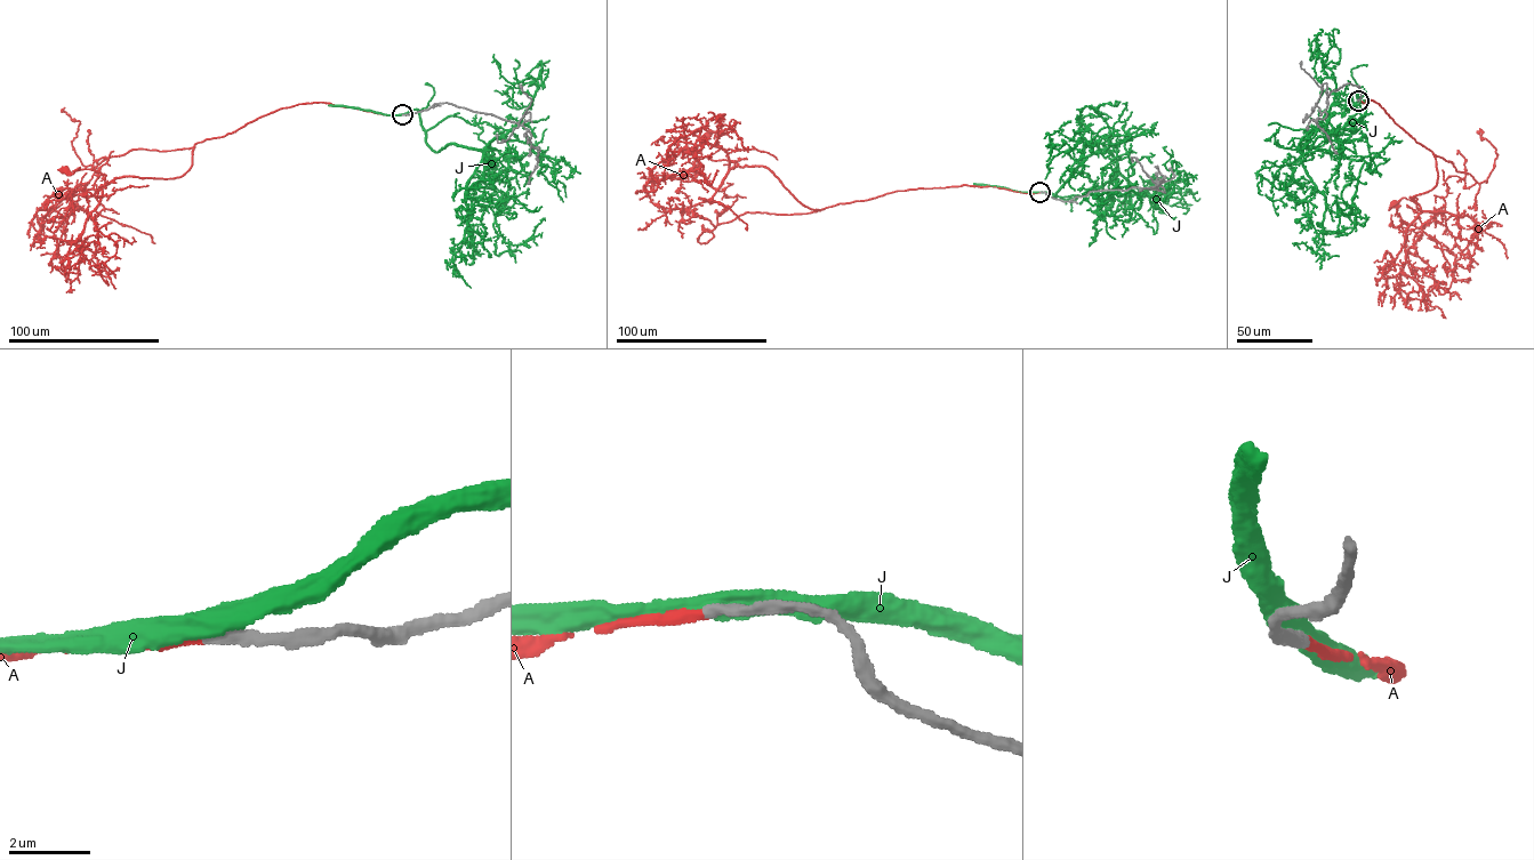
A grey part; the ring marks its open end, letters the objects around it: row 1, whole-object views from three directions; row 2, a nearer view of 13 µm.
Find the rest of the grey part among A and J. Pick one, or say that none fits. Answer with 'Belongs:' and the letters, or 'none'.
Belongs: A

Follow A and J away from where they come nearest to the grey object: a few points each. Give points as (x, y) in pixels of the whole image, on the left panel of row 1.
A: (402, 114), (297, 104), (197, 143), (179, 177), (121, 176), (105, 186), (97, 171), (65, 169)
J: (403, 114), (418, 111), (436, 152), (488, 147), (484, 178), (505, 242), (523, 242), (545, 218)

